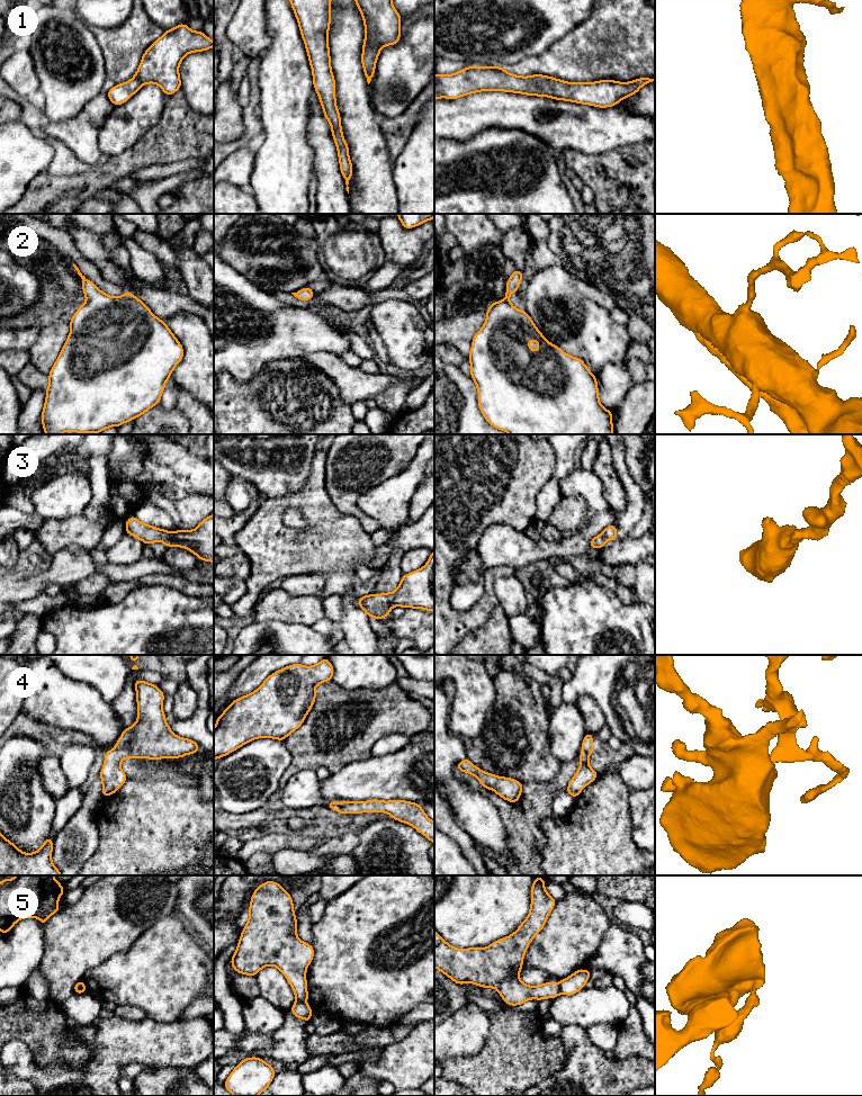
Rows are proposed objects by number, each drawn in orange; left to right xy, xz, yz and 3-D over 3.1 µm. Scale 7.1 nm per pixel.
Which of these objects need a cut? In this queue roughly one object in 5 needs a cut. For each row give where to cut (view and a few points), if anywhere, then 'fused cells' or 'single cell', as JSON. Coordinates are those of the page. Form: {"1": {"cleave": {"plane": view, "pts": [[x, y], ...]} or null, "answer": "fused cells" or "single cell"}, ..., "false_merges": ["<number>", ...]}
{"1": {"cleave": null, "answer": "single cell"}, "2": {"cleave": null, "answer": "single cell"}, "3": {"cleave": null, "answer": "single cell"}, "4": {"cleave": null, "answer": "single cell"}, "5": {"cleave": {"plane": "xz", "pts": [[296, 999], [305, 1002]]}, "answer": "fused cells"}, "false_merges": ["5"]}

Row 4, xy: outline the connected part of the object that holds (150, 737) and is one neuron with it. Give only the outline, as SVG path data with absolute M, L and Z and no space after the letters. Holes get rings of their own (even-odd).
M134 681L137 701L137 721L125 728L115 744L115 749L105 753L105 763L99 774L102 797L115 793L127 780L120 767L124 758L180 758L195 754L200 748L191 739L171 731L162 710L164 693L158 685Z

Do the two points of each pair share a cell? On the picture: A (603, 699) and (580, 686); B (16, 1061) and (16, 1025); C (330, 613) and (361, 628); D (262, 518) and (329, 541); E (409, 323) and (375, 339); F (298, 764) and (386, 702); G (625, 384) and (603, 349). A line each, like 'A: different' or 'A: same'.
A: same
B: different
C: different
D: same
E: different
F: same
G: different

